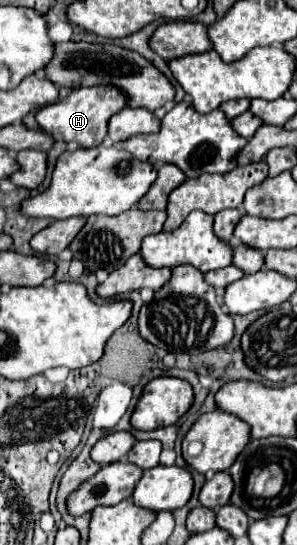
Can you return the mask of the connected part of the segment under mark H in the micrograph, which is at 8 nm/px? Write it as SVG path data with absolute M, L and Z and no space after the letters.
M111 86L77 88L67 98L43 106L35 114L35 120L41 130L45 130L51 136L61 136L63 142L77 142L81 148L95 148L107 136L107 120L123 106L127 106L127 96L117 88Z

